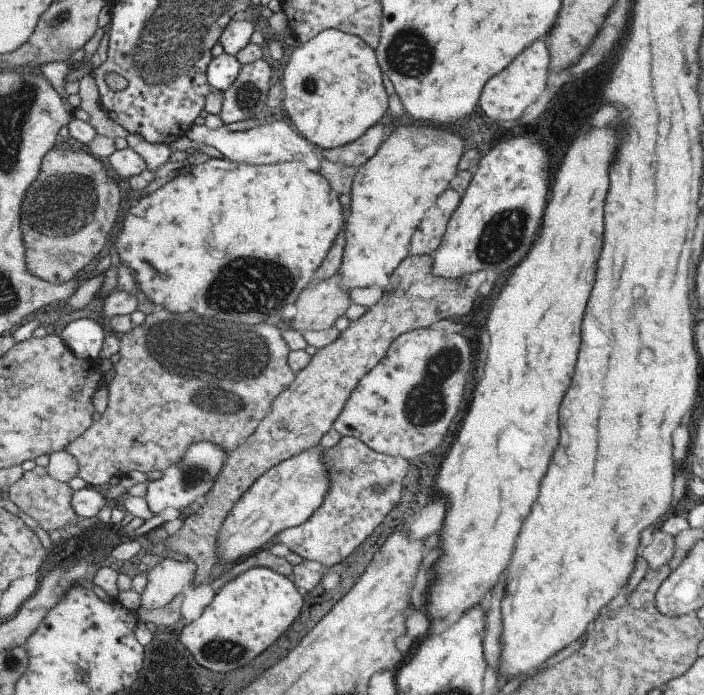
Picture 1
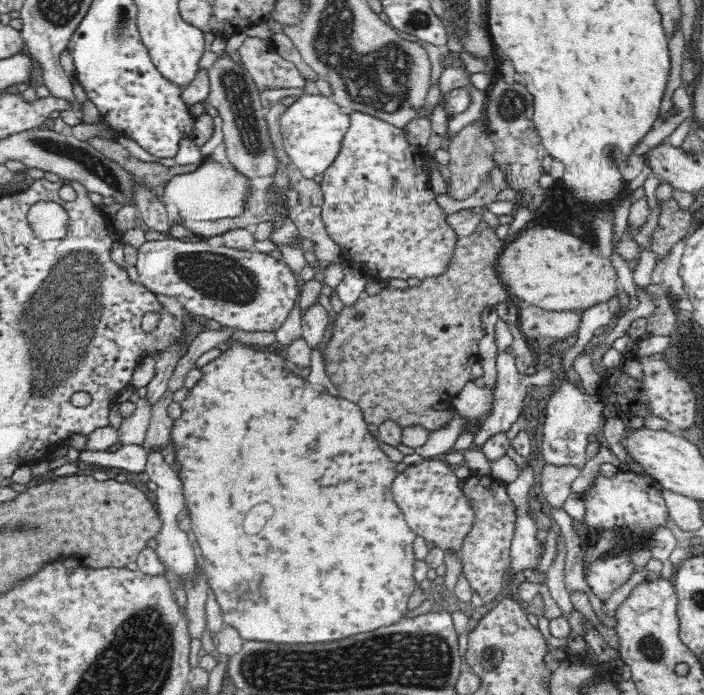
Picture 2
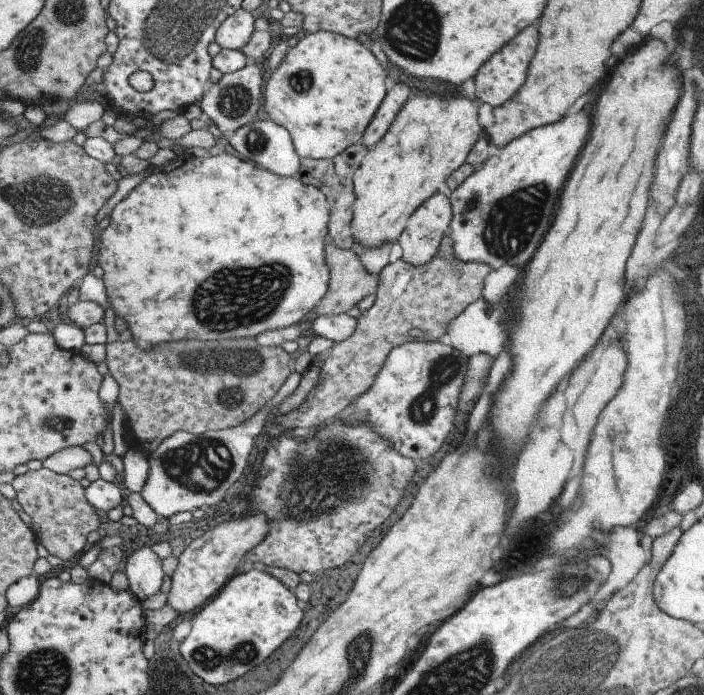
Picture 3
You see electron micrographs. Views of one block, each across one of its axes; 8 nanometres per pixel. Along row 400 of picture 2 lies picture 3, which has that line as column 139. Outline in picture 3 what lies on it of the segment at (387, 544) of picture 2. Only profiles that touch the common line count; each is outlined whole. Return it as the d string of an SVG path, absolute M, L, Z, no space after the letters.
M217 154L203 160L197 158L183 158L171 162L155 170L149 178L145 178L135 190L129 192L125 200L121 200L113 214L111 222L101 234L101 252L99 252L99 266L103 268L105 284L109 302L113 306L115 316L125 318L127 330L133 332L133 340L139 342L141 350L149 350L159 346L161 342L177 342L187 338L257 338L261 332L281 330L289 326L297 326L301 320L307 320L311 312L327 298L327 290L331 290L331 268L327 264L327 244L331 236L331 204L323 190L313 184L305 184L301 178L295 176L279 176L265 168L259 168L255 162L241 160L235 154Z

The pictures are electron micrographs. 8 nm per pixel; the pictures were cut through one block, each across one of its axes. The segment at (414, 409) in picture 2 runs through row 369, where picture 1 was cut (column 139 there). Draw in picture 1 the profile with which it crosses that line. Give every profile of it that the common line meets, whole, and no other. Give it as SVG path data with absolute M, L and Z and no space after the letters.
M159 306L145 318L145 324L135 326L121 340L121 360L115 370L115 380L107 386L107 408L99 416L99 422L67 446L67 452L79 460L79 478L83 478L87 486L105 486L111 478L127 478L135 470L145 474L157 470L169 472L201 442L213 442L229 454L239 450L271 414L279 394L297 378L289 362L291 350L281 332L283 324L231 324L203 318L195 312L175 314Z

